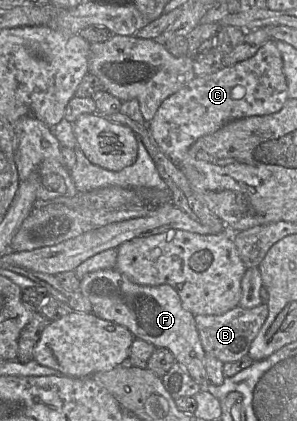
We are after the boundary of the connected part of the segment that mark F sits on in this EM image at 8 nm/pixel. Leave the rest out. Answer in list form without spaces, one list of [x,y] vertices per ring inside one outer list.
[[[114,268],[87,274],[80,280],[79,291],[89,299],[92,313],[97,317],[126,327],[135,338],[151,343],[156,348],[170,350],[176,362],[201,386],[201,390],[211,384],[205,369],[206,353],[195,315],[183,307],[178,293],[170,285],[139,285]]]

